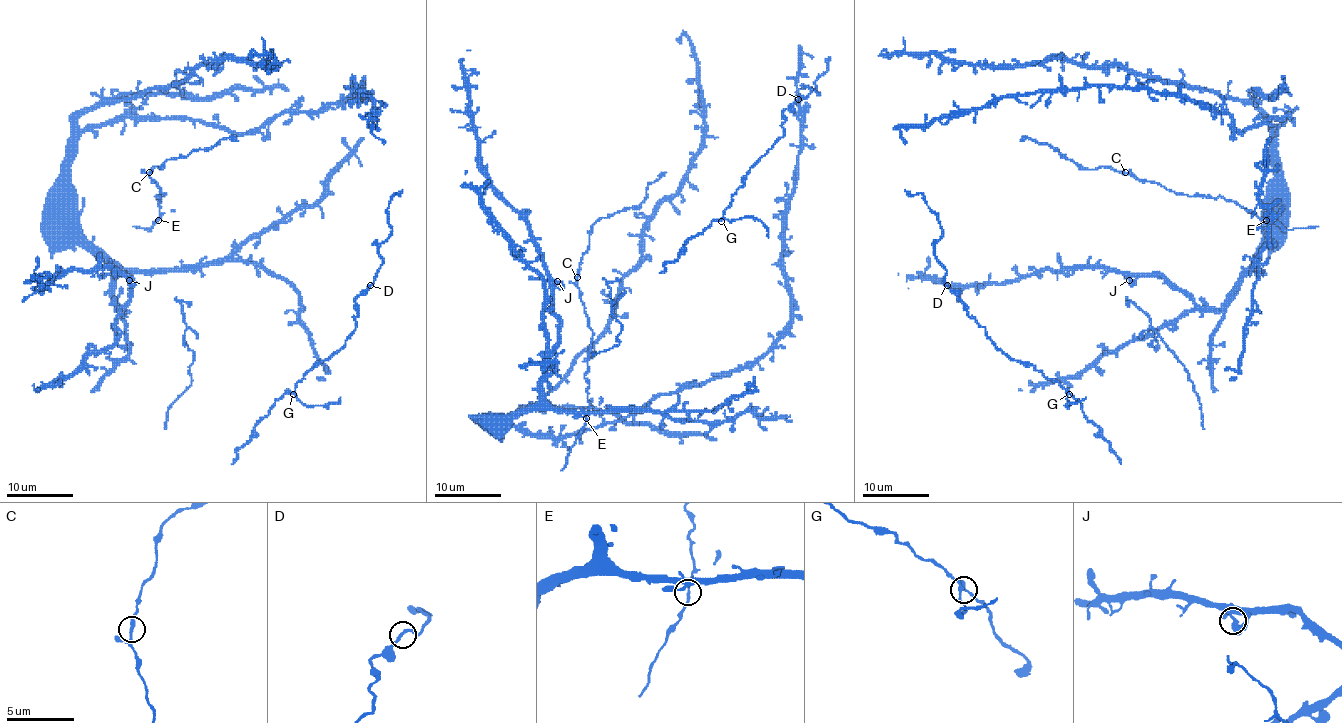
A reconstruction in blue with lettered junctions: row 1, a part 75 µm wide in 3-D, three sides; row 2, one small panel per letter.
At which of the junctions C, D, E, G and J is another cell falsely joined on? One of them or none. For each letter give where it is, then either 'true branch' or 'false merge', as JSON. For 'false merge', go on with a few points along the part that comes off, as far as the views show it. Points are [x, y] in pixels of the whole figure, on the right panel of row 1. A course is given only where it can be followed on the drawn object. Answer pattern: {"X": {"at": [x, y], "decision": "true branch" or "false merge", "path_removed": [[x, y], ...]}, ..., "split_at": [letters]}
{"C": {"at": [1125, 172], "decision": "true branch"}, "D": {"at": [947, 285], "decision": "true branch"}, "E": {"at": [1266, 220], "decision": "true branch"}, "G": {"at": [1069, 394], "decision": "true branch"}, "J": {"at": [1129, 280], "decision": "true branch"}, "split_at": []}

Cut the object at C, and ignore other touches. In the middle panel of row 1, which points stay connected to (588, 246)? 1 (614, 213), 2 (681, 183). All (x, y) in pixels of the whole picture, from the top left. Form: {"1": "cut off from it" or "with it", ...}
{"1": "with it", "2": "cut off from it"}

